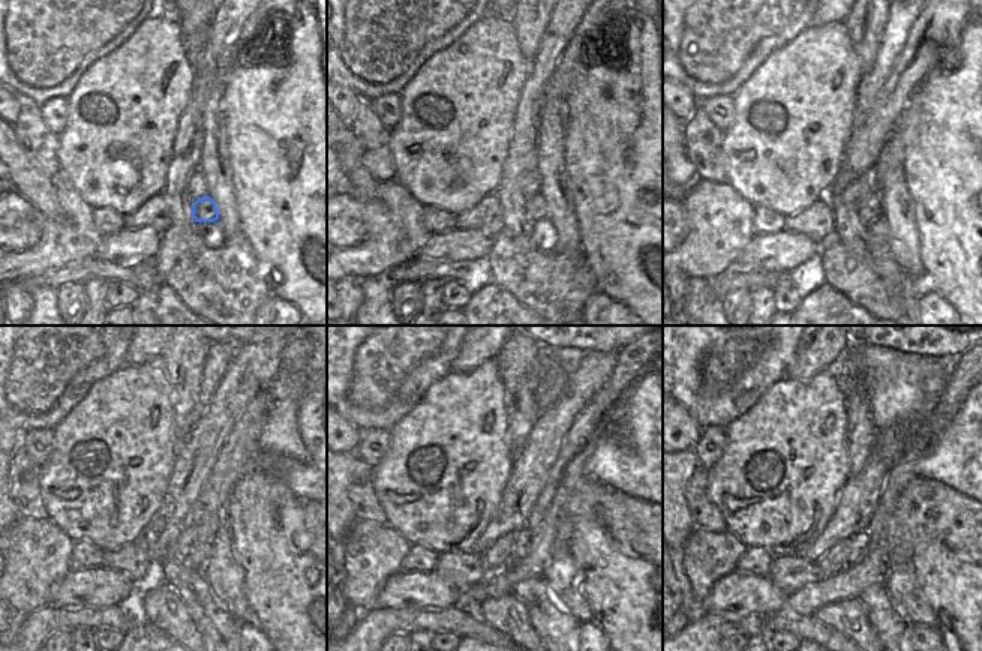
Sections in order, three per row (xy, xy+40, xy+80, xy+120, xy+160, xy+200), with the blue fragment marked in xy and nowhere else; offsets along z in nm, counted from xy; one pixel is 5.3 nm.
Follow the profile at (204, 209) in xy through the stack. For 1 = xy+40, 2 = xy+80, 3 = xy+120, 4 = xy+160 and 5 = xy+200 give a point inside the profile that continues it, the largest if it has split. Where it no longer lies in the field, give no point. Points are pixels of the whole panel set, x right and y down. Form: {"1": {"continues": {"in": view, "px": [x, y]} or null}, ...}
{"1": {"continues": {"in": "xy+40", "px": [535, 210]}}, "2": {"continues": {"in": "xy+80", "px": [870, 210]}}, "3": {"continues": {"in": "xy+120", "px": [185, 543]}}, "4": {"continues": {"in": "xy+160", "px": [522, 542]}}, "5": {"continues": {"in": "xy+200", "px": [858, 543]}}}

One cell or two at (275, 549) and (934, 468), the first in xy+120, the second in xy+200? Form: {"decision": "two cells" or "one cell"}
{"decision": "two cells"}

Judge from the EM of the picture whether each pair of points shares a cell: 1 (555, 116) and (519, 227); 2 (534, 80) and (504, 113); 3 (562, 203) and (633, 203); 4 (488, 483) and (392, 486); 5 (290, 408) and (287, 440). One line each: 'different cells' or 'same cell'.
1: different cells
2: different cells
3: different cells
4: same cell
5: same cell

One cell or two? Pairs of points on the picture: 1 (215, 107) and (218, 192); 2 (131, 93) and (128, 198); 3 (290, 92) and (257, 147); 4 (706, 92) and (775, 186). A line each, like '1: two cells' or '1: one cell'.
1: one cell
2: one cell
3: one cell
4: two cells

